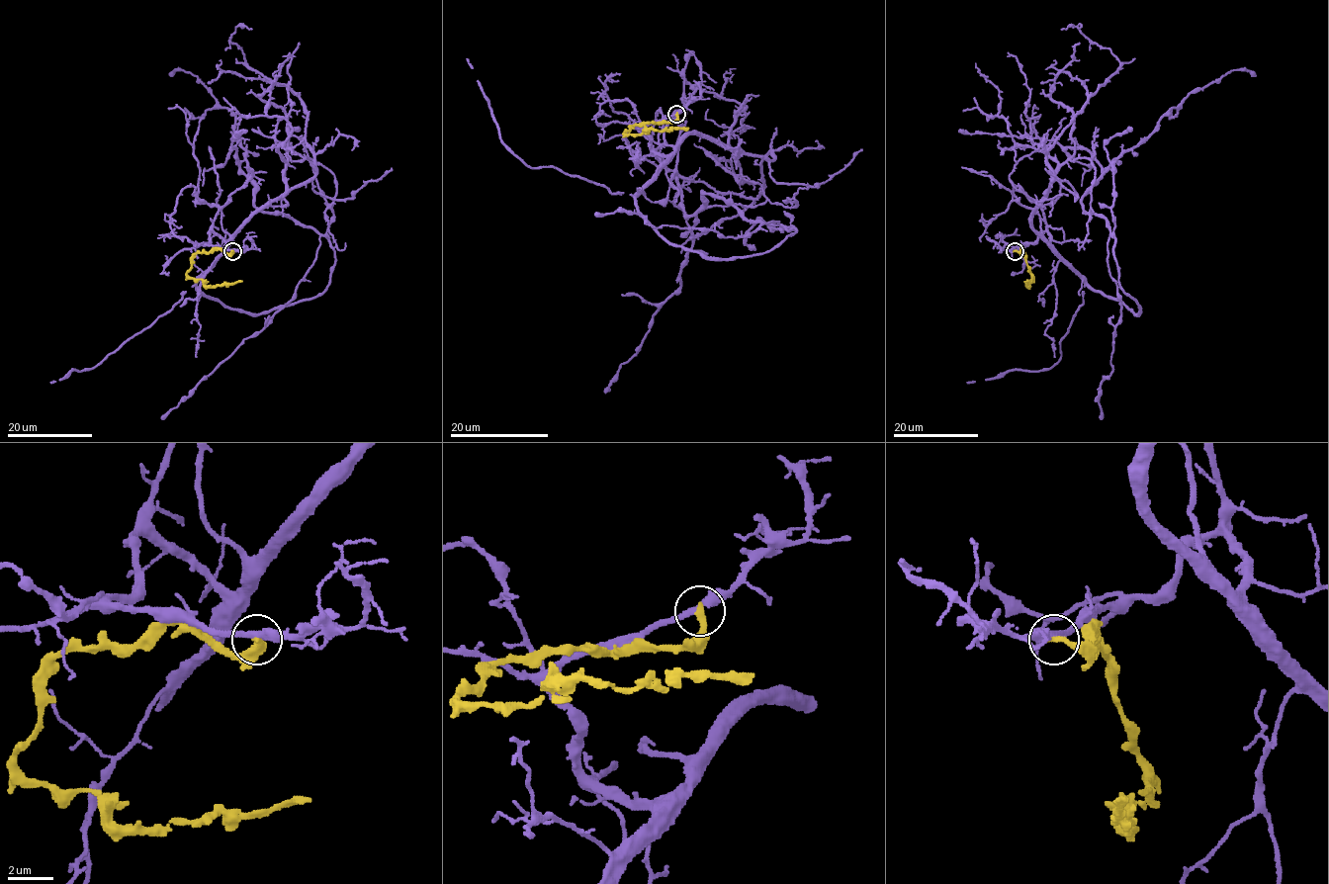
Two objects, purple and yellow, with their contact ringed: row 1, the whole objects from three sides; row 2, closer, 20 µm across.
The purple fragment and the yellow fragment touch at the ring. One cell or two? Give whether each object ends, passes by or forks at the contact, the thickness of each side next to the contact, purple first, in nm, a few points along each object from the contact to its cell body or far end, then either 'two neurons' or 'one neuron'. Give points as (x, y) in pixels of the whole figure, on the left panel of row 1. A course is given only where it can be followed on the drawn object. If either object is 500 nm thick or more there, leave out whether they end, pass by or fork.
purple passes by; yellow ends; calibres 320 and 280 nm; course purple (232, 250), (210, 232), (197, 290), (254, 313), (317, 297), (335, 259), (254, 206), (235, 116), (170, 75); course yellow (232, 251), (222, 252), (220, 249), (197, 252), (187, 273), (210, 286), (241, 281); two neurons

